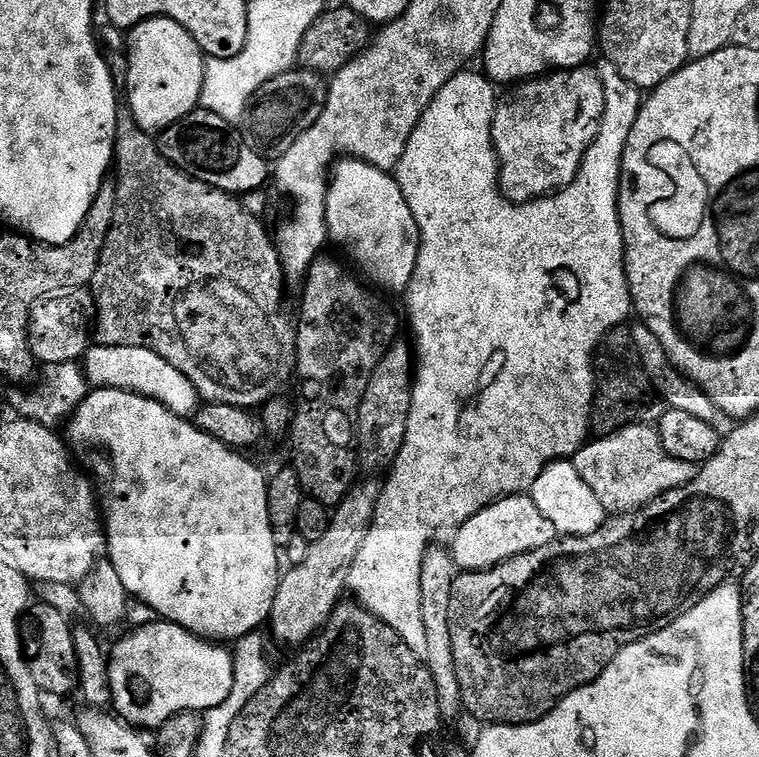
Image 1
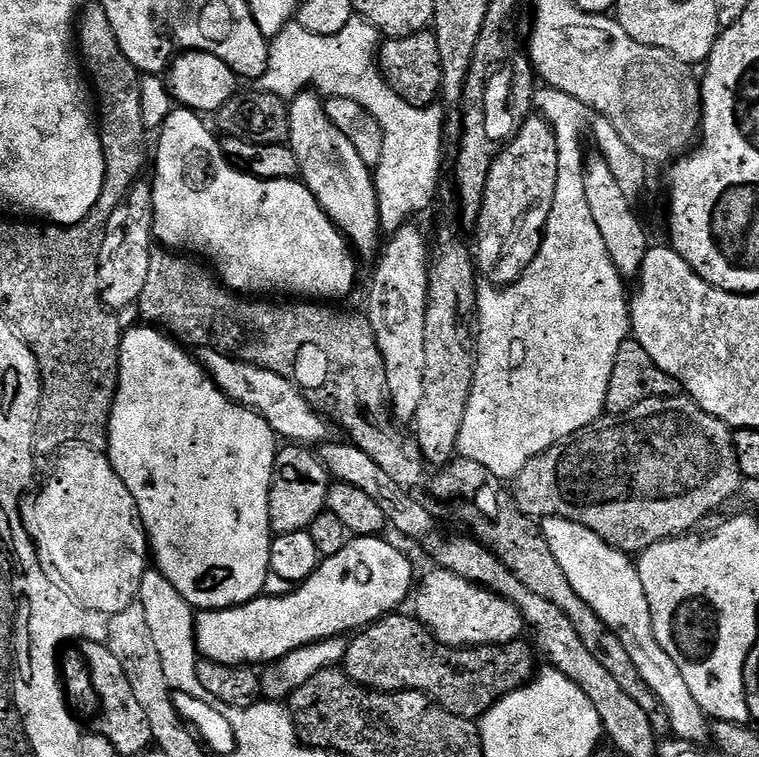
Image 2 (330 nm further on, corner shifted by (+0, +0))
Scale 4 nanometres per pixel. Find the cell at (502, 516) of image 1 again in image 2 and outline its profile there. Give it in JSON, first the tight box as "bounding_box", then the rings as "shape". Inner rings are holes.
{"bounding_box":[414,567,525,648],"shape":[[[433,567],[431,571],[425,574],[421,584],[419,581],[415,585],[414,616],[432,633],[438,644],[474,648],[482,644],[510,644],[525,635],[524,618],[511,602],[466,578],[458,578],[458,574],[445,568]]]}

